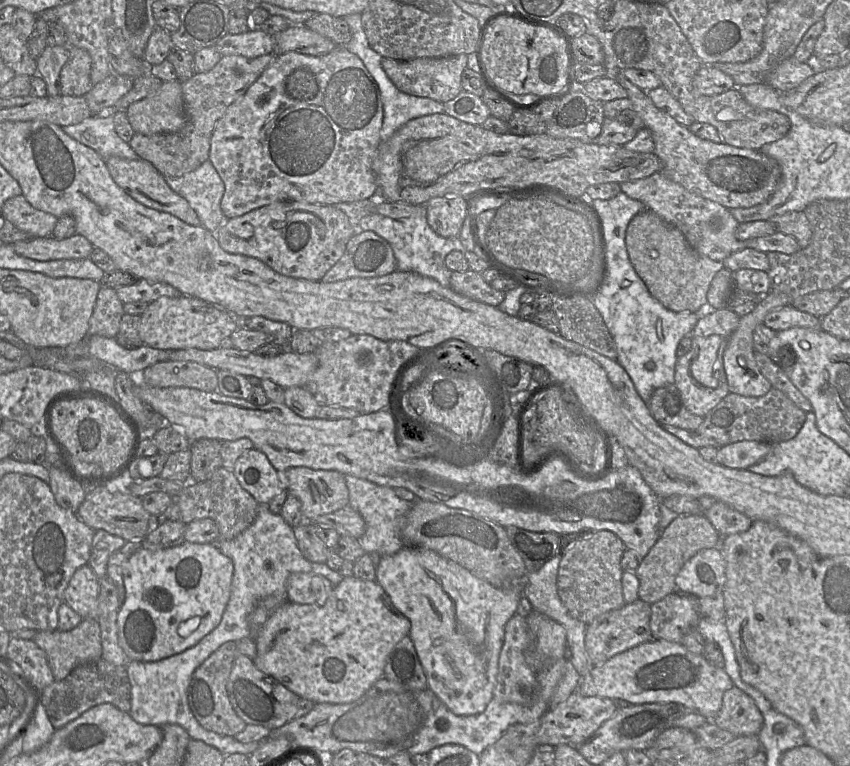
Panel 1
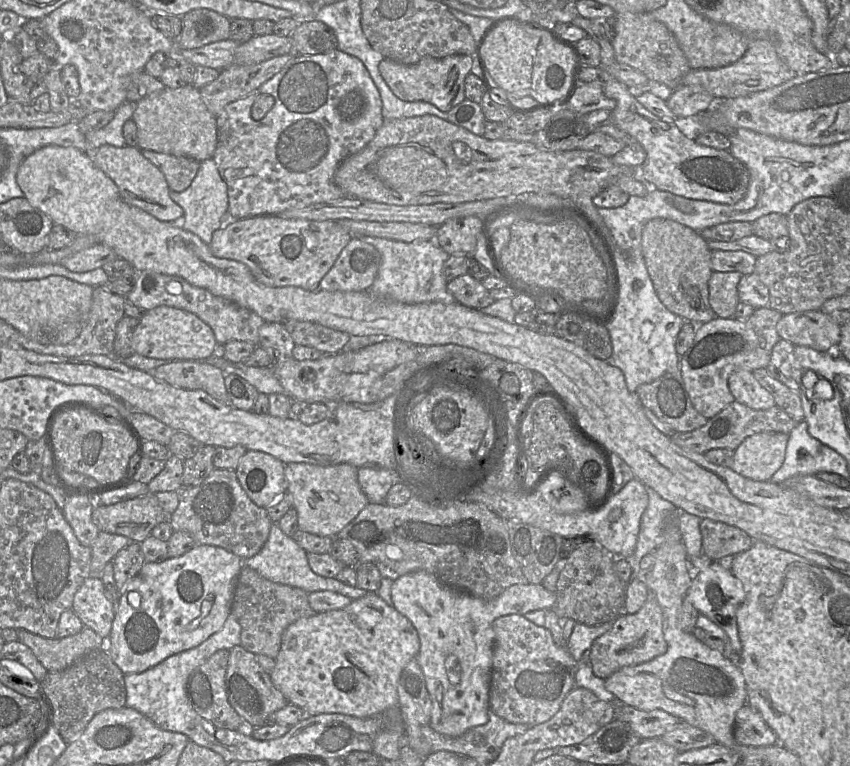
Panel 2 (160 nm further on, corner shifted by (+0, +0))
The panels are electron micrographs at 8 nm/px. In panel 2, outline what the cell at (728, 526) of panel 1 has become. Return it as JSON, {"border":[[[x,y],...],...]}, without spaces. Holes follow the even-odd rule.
{"border":[[[708,518],[701,520],[700,531],[702,552],[710,560],[735,556],[748,550],[755,542],[742,529]]]}

